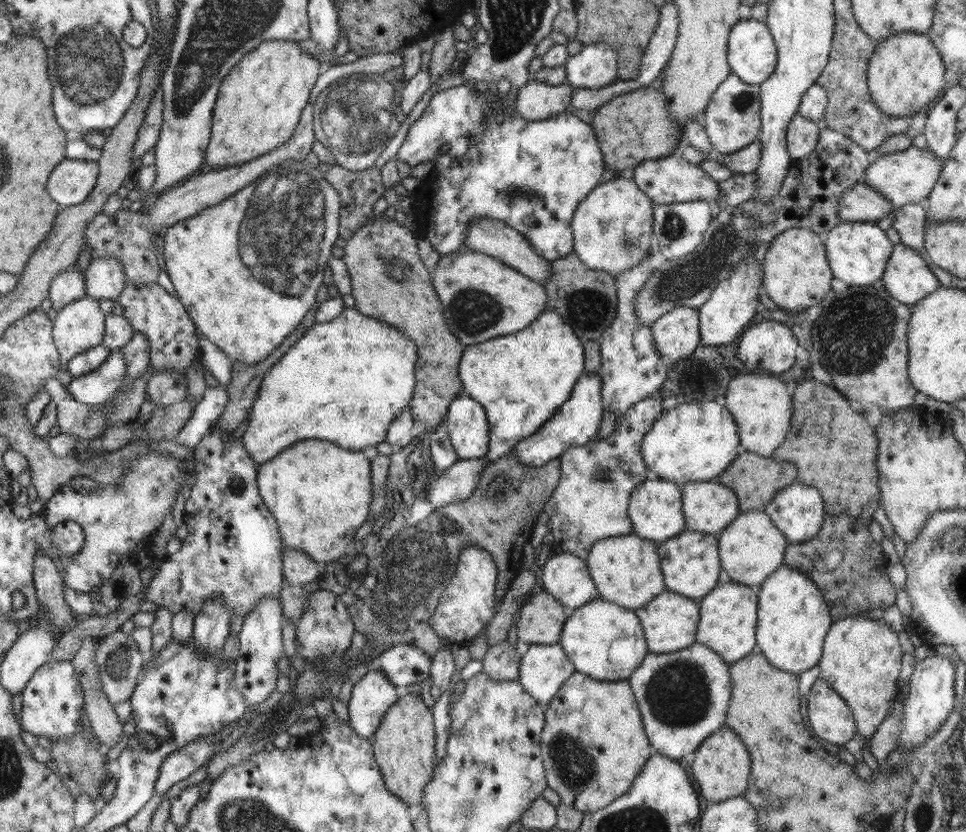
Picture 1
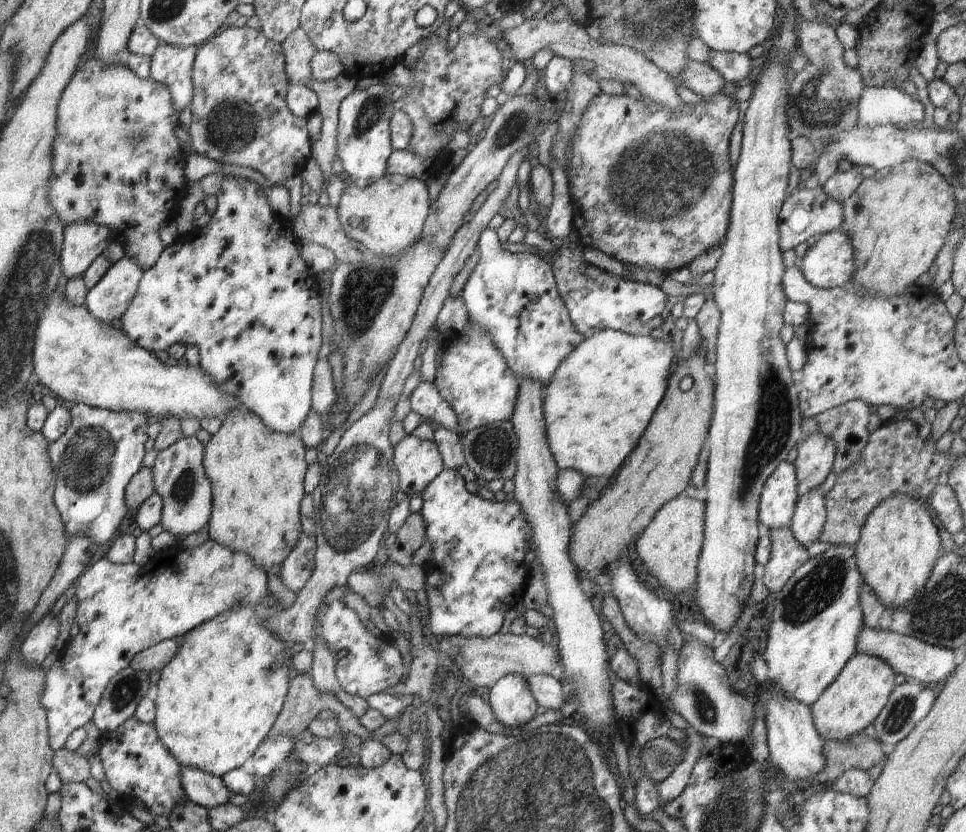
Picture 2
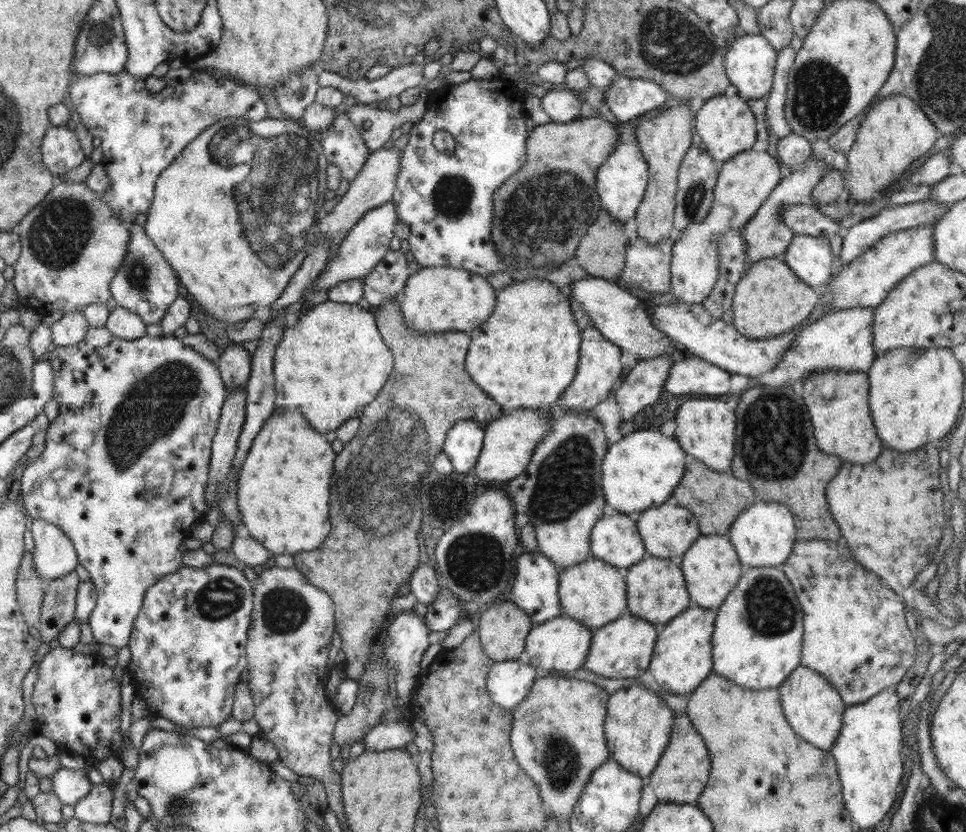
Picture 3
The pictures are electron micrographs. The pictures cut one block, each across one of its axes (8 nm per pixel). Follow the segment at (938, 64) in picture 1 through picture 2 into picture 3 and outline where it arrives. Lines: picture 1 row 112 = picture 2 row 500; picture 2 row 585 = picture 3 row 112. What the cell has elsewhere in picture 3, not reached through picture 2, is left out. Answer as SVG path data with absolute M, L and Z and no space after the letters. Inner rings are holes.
M886 96L870 107L856 131L856 140L848 152L846 172L850 200L872 203L906 172L914 160L933 148L940 133L926 117L922 107L908 96Z

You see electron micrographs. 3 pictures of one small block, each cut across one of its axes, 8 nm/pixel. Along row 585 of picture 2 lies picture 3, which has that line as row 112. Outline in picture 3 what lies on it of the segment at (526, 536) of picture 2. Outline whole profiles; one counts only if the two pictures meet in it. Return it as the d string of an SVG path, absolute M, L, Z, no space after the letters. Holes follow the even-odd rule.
M502 77L470 78L459 85L448 84L445 91L442 87L438 100L430 102L424 116L411 128L408 144L400 151L400 171L391 200L399 221L410 227L407 240L414 260L422 267L452 267L483 277L525 267L526 261L530 260L504 259L504 255L494 247L490 232L494 220L494 192L526 162L526 140L530 131L526 129L528 115L524 107L527 96ZM438 130L445 130L454 137L456 144L452 154L442 153L432 145L432 138Z

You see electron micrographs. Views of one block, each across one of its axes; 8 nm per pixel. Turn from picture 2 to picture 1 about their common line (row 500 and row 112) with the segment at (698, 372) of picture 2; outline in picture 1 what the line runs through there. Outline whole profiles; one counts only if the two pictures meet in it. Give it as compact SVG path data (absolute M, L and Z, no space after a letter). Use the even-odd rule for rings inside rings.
M644 86L622 94L622 96L613 96L610 102L604 103L600 108L592 112L593 117L590 125L594 129L606 169L619 172L625 168L635 169L645 160L661 159L679 152L683 146L683 143L680 142L682 140L682 128L679 128L677 122L669 116L666 100L668 99L664 95L664 90Z

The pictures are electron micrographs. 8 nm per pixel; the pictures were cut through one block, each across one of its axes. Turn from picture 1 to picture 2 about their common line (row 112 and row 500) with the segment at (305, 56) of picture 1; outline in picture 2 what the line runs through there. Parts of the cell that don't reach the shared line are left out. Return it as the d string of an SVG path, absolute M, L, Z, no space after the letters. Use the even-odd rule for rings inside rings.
M237 405L230 409L225 416L221 417L221 426L216 434L211 435L210 440L204 445L203 465L206 476L211 480L213 490L213 509L208 525L209 538L216 541L222 546L231 548L233 551L246 553L258 565L258 568L265 569L269 572L277 572L281 562L290 554L296 541L299 539L301 530L301 502L305 496L304 479L307 471L307 463L304 458L305 444L296 434L276 432L274 429L267 427L264 421L256 416L252 411L244 409Z

